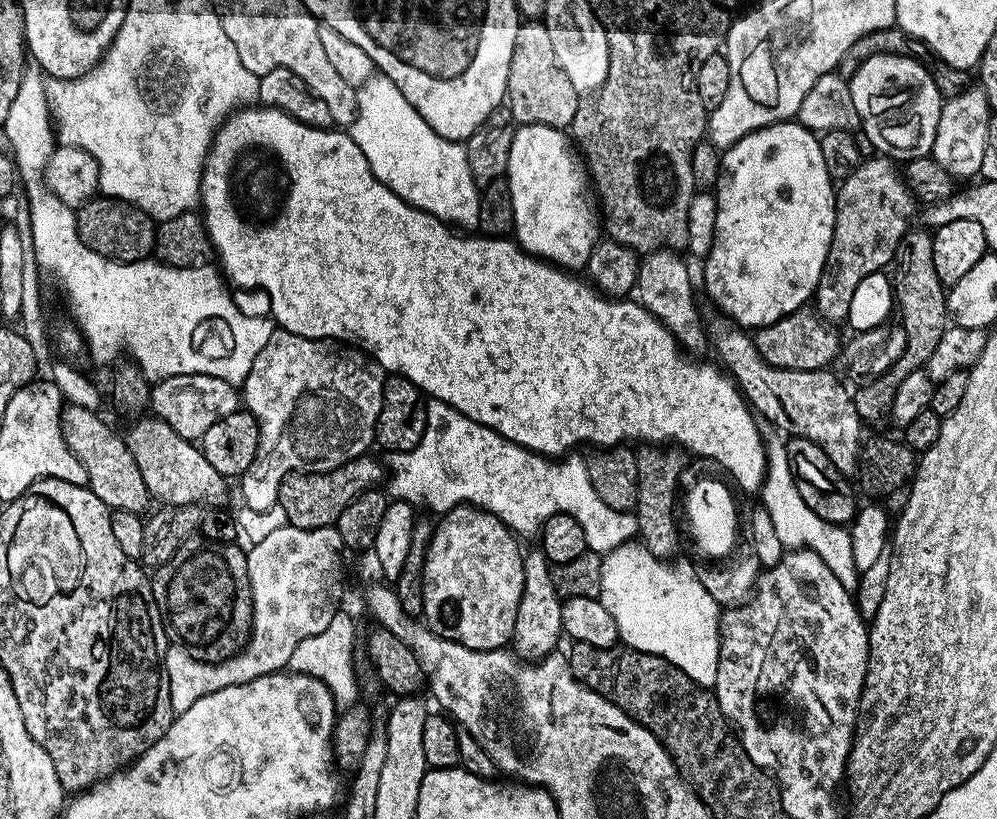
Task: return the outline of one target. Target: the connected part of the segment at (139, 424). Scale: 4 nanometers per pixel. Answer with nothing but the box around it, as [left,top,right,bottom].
[126,414,226,506]

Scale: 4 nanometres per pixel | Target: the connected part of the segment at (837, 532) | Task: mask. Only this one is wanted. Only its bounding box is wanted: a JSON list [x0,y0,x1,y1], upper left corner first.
[762,439,860,590]

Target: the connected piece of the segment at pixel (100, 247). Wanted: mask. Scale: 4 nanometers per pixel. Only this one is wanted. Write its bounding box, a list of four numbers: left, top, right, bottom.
[75,195,157,264]

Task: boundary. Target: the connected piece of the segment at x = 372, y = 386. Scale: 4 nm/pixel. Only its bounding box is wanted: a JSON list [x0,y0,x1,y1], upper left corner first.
[239,330,386,512]

